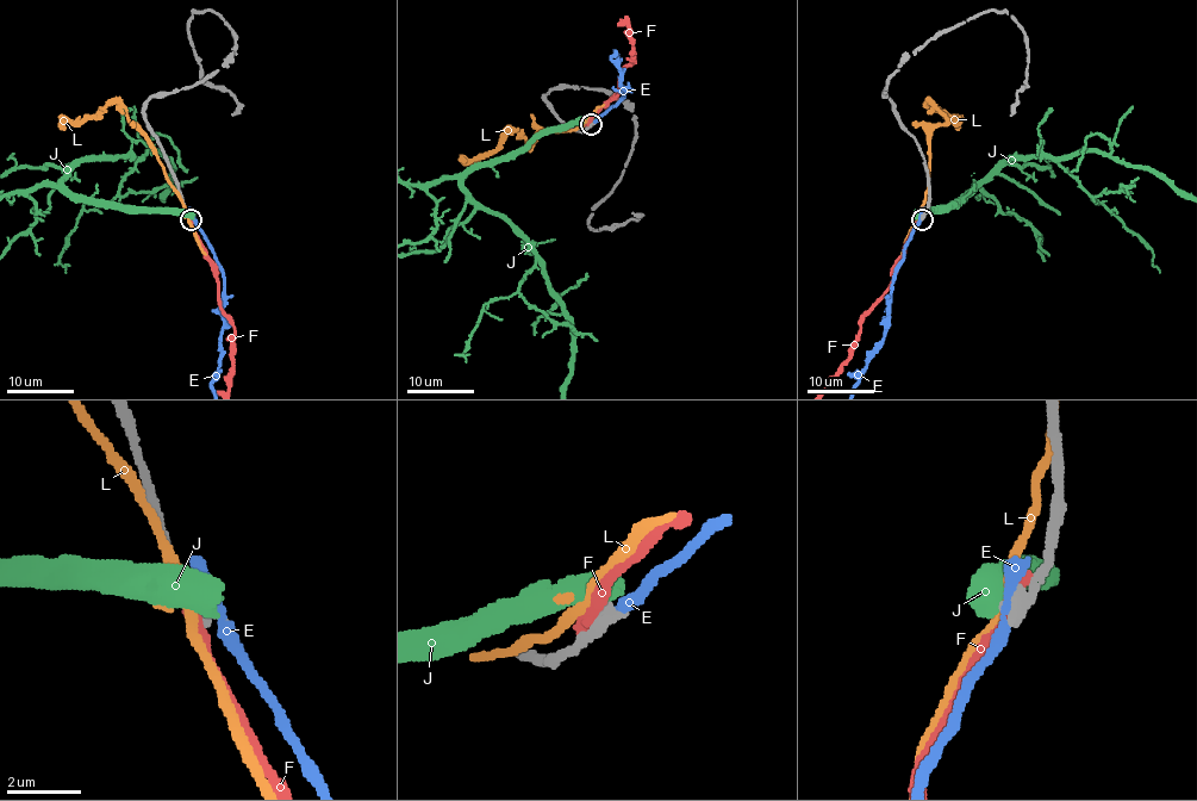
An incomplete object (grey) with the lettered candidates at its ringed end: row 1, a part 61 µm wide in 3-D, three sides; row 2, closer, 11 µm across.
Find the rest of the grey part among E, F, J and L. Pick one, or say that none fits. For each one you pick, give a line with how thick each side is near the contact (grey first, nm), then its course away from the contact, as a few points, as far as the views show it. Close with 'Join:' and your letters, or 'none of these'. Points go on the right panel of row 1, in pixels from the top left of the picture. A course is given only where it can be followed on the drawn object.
Join: none of these

